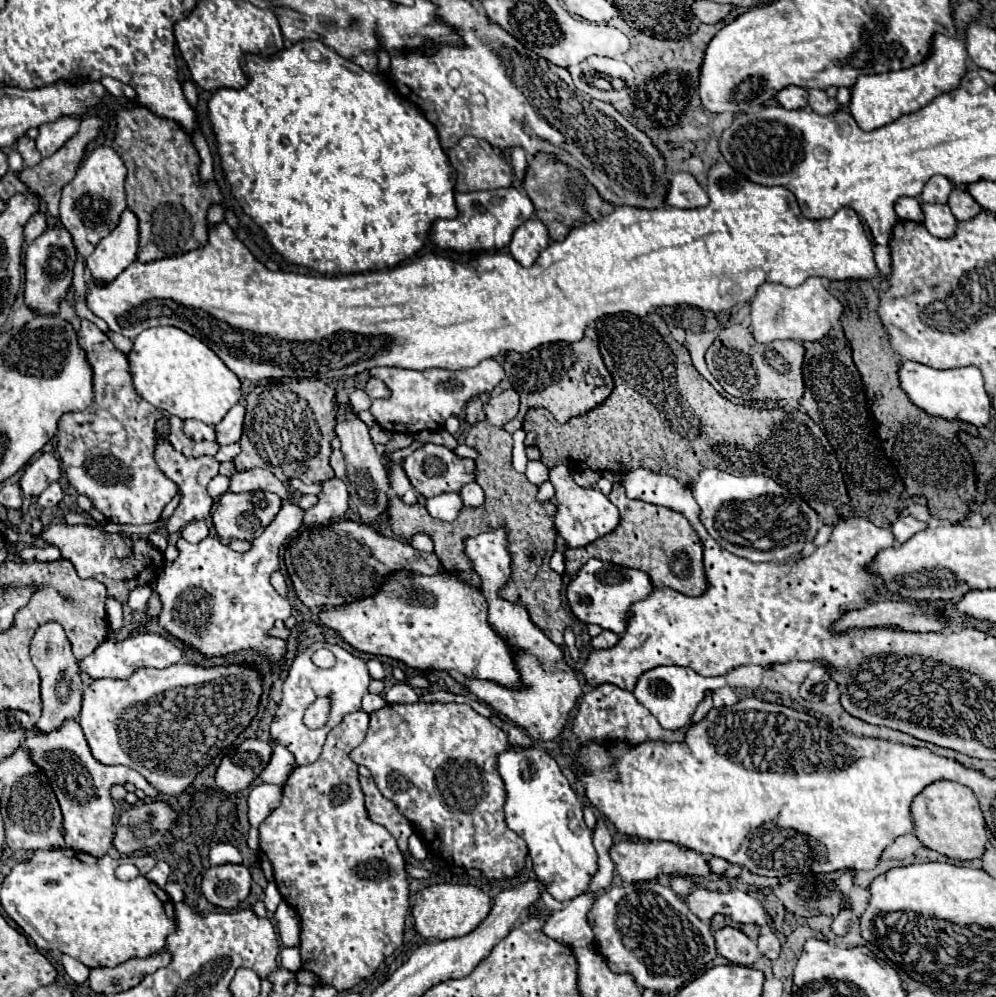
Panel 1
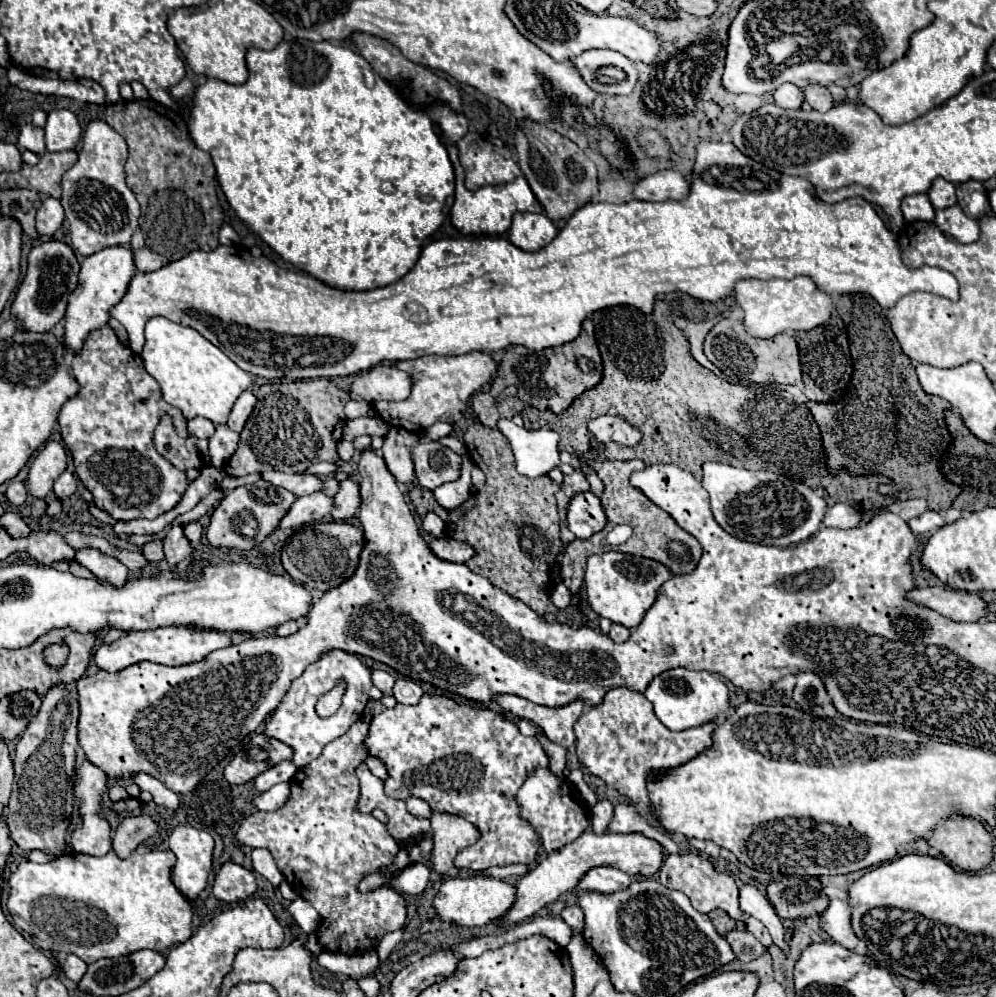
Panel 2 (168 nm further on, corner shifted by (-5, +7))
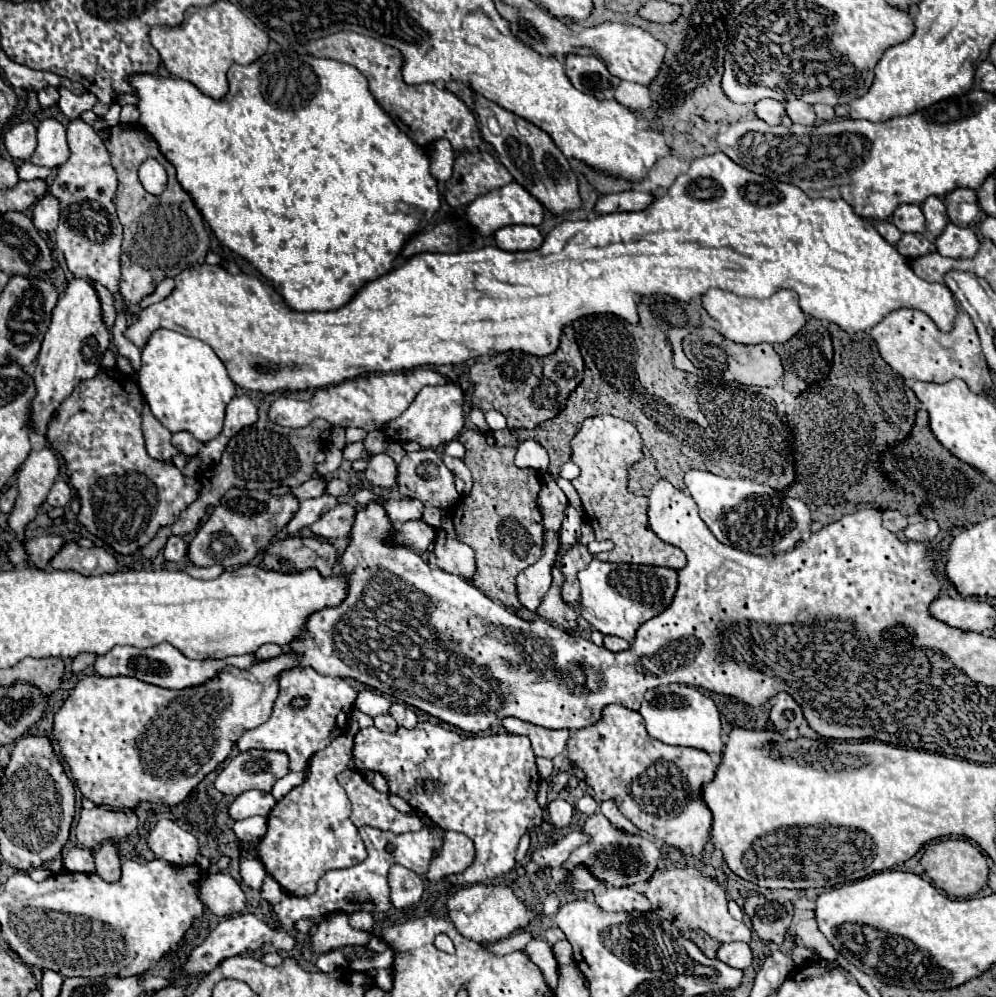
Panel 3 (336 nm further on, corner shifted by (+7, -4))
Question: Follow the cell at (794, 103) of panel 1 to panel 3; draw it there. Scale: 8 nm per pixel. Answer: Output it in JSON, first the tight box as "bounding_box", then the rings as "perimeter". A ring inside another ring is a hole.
{"bounding_box":[756,99,786,125],"perimeter":[[[762,99],[756,103],[756,117],[766,121],[768,125],[780,125],[780,119],[786,115],[784,103],[774,99]]]}

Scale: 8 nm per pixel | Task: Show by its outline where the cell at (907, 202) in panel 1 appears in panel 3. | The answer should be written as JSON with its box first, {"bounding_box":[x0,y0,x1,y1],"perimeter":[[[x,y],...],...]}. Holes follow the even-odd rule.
{"bounding_box":[892,205,926,233],"perimeter":[[[900,205],[892,215],[892,223],[902,233],[924,233],[926,231],[926,219],[924,219],[920,205]]]}

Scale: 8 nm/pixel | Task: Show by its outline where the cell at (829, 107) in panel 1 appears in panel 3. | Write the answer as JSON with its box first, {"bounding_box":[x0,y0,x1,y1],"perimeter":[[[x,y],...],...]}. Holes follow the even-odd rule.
{"bounding_box":[786,99,816,125],"perimeter":[[[794,99],[794,101],[786,101],[786,115],[792,119],[792,123],[800,123],[800,125],[814,125],[816,123],[816,115],[812,105]]]}

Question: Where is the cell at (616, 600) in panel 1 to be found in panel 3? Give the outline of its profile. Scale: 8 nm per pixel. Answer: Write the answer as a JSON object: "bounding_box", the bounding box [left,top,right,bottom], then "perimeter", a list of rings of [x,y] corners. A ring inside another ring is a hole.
{"bounding_box":[578,559,678,641],"perimeter":[[[592,559],[586,569],[578,573],[582,597],[582,617],[604,635],[616,635],[626,641],[634,641],[634,635],[642,623],[662,613],[674,599],[678,587],[678,571],[670,567],[652,565],[626,565],[626,563],[602,563]]]}

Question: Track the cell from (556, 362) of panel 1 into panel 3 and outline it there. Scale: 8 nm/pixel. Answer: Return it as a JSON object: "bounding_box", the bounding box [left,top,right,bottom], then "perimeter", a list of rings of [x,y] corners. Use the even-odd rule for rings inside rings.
{"bounding_box":[470,325,584,429],"perimeter":[[[570,325],[564,327],[560,347],[546,357],[534,357],[524,351],[506,351],[490,359],[478,361],[470,369],[474,385],[472,405],[484,411],[496,409],[506,417],[508,429],[536,429],[540,423],[556,417],[568,395],[578,387],[584,375],[584,361]]]}

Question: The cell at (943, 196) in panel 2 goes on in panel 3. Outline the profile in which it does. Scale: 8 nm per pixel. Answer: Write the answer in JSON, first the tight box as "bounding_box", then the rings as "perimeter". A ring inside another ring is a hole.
{"bounding_box":[922,197,948,239],"perimeter":[[[928,197],[922,203],[922,211],[926,215],[926,233],[928,233],[928,237],[936,239],[948,223],[948,215],[946,215],[946,207],[944,207],[942,199]]]}

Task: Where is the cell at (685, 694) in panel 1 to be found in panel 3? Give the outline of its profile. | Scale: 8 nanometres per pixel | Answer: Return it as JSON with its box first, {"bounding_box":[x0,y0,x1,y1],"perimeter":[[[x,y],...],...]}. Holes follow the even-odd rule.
{"bounding_box":[638,685,722,755],"perimeter":[[[666,685],[650,689],[644,695],[642,707],[638,711],[644,721],[650,737],[666,743],[666,745],[680,745],[680,747],[694,747],[702,749],[706,753],[718,753],[722,755],[722,739],[720,739],[720,713],[714,705],[714,701],[706,695],[702,695],[696,687],[690,685]]]}

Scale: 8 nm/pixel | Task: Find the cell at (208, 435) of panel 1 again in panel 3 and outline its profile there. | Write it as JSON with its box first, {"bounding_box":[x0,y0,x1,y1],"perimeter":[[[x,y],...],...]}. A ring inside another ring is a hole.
{"bounding_box":[172,431,202,457],"perimeter":[[[188,431],[174,433],[174,437],[172,437],[172,445],[174,445],[180,453],[184,453],[184,455],[188,455],[188,457],[198,455],[198,451],[200,451],[200,447],[202,447],[202,443],[196,441],[194,435],[188,433]]]}

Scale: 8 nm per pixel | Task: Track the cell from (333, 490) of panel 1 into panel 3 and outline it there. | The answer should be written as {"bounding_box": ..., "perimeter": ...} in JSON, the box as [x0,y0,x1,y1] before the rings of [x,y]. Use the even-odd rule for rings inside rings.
{"bounding_box":[310,509,354,541],"perimeter":[[[332,509],[326,515],[322,515],[314,525],[310,525],[310,531],[326,541],[346,539],[350,535],[354,515],[354,509]]]}

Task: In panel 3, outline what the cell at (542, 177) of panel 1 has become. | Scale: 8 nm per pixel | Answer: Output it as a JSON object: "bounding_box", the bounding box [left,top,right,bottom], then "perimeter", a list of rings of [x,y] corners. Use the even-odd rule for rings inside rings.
{"bounding_box":[474,93,580,213],"perimeter":[[[474,93],[474,101],[476,101],[476,115],[480,121],[480,131],[486,143],[490,143],[500,159],[500,163],[512,173],[514,181],[520,183],[528,193],[532,193],[550,213],[566,213],[572,209],[580,207],[580,195],[578,195],[578,181],[576,175],[572,173],[568,159],[564,157],[564,153],[554,145],[552,137],[548,133],[544,133],[540,127],[532,125],[530,121],[518,117],[512,111],[502,109],[500,105],[496,105],[494,101],[488,101],[486,97]],[[488,117],[496,117],[498,125],[500,125],[500,135],[494,135],[488,129]]]}

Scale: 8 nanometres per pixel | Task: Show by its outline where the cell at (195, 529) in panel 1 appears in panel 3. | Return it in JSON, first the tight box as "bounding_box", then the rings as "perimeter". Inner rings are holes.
{"bounding_box":[164,535,186,563],"perimeter":[[[172,535],[172,537],[168,539],[166,547],[164,547],[164,559],[178,563],[178,561],[182,561],[184,557],[186,557],[186,543],[184,543],[180,537]]]}

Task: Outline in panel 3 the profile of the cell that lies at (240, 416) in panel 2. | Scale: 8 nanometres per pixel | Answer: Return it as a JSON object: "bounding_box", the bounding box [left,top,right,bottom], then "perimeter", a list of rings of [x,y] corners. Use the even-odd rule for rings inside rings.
{"bounding_box":[222,395,258,437],"perimeter":[[[248,395],[234,397],[226,405],[226,419],[224,419],[224,431],[222,433],[226,437],[232,437],[240,429],[254,425],[254,421],[258,421],[258,409],[256,409],[254,401]]]}

